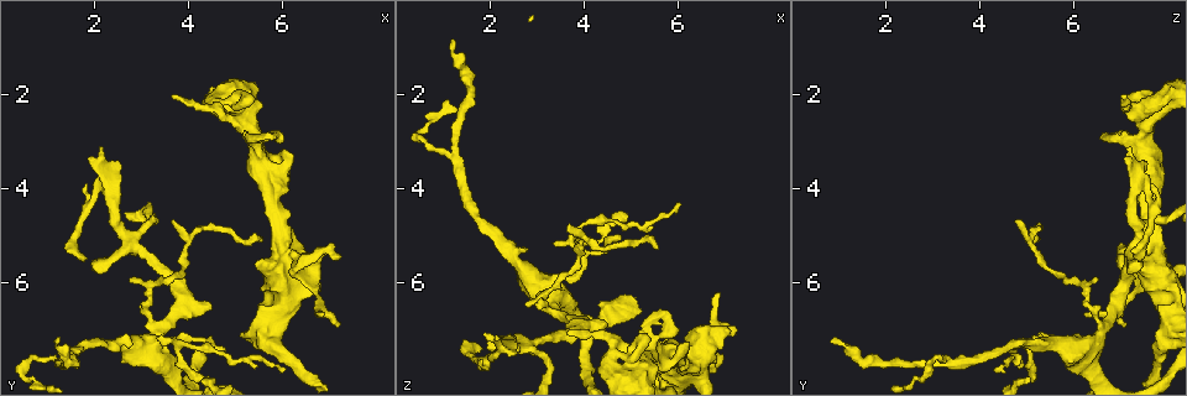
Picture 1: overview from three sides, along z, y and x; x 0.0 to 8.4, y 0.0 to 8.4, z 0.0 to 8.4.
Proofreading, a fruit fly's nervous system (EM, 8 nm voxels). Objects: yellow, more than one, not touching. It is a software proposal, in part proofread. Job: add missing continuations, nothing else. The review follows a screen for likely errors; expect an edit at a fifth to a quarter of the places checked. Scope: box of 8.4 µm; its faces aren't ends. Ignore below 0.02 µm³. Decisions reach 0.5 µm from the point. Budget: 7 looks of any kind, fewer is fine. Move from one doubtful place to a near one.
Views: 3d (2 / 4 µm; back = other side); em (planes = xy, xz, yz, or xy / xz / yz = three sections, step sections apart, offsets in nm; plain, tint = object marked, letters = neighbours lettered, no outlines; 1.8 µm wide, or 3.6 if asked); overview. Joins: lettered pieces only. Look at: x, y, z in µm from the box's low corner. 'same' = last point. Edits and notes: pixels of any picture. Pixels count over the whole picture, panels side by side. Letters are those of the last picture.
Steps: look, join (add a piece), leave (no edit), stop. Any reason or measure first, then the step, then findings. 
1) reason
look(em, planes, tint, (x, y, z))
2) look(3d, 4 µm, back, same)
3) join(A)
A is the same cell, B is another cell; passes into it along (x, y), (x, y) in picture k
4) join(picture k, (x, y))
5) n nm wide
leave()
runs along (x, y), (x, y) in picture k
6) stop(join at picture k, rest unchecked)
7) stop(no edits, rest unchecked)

thin end
look(em, planes, letters, (3.65, 4.70, 4.75))

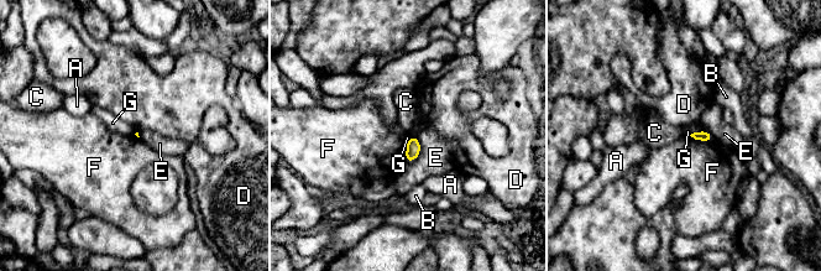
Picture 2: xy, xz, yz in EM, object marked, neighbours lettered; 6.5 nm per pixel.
leave()
A, B, C, D, E, F and G are other cells; border along (705, 130), (689, 135) in picture 2; no lettered piece goes on from it

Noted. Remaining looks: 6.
end of a long branch
look(em, xz, step 8, tint, (1.25, 7.25, 0.80))

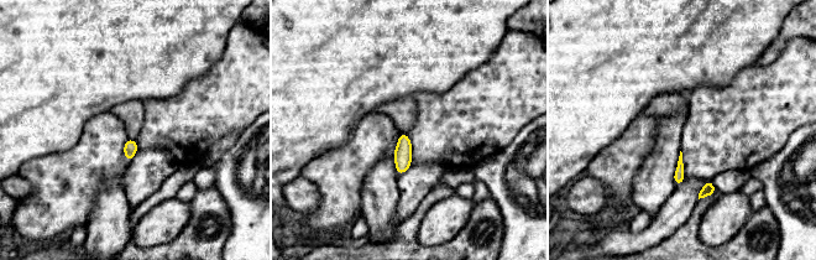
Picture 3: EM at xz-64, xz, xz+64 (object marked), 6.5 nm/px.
look(em, planes, letters, same)

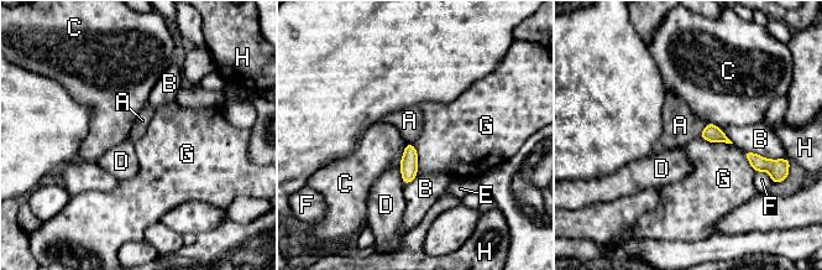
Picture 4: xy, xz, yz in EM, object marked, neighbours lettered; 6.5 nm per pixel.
leave()
A, B, C, D, E, F, G and H are other cells; border along (700, 135), (708, 141), (732, 144) in picture 4; none of them fits

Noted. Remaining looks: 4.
a narrow waist
look(em, xy, step 4, tint, (5.00, 2.20, 7.80))

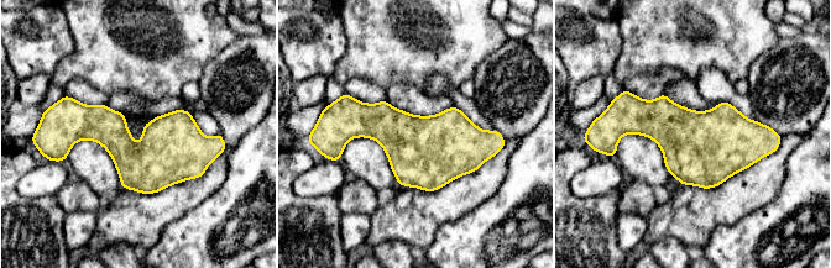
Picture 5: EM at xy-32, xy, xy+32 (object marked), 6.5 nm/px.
look(em, planes, tint, same)

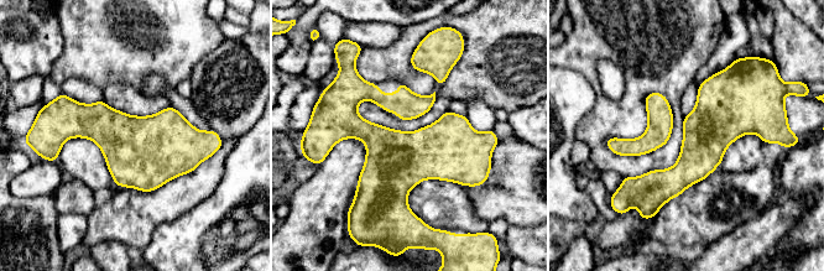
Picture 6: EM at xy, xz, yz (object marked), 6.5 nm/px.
look(em, planes, letters, same)

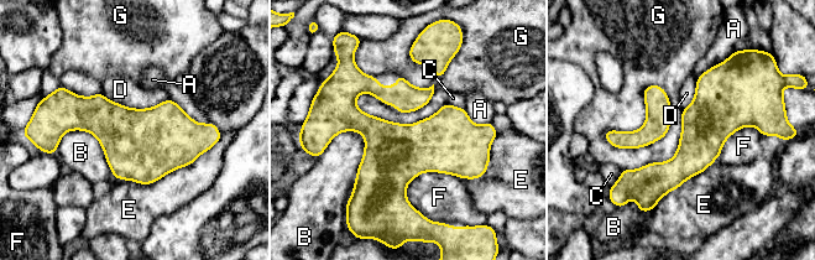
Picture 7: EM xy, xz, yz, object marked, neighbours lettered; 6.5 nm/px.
leave()
A, B, C, D, E, F and G are other cells; border along (665, 90), (604, 138) in picture 7; no lettered piece goes on from it

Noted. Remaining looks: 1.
stop(no edits, rest unchecked)

